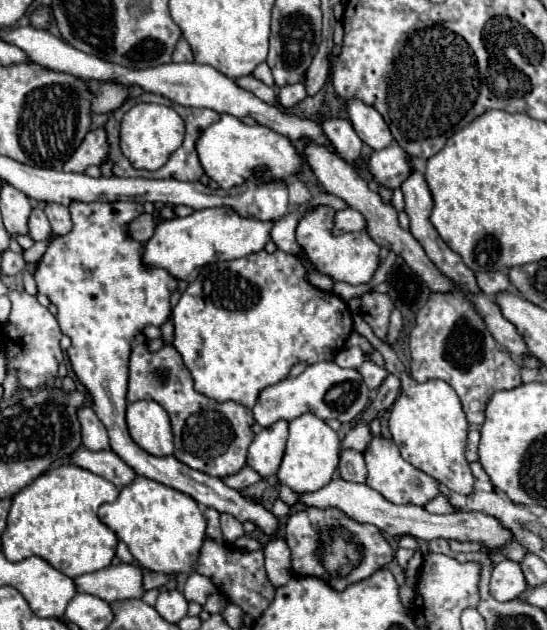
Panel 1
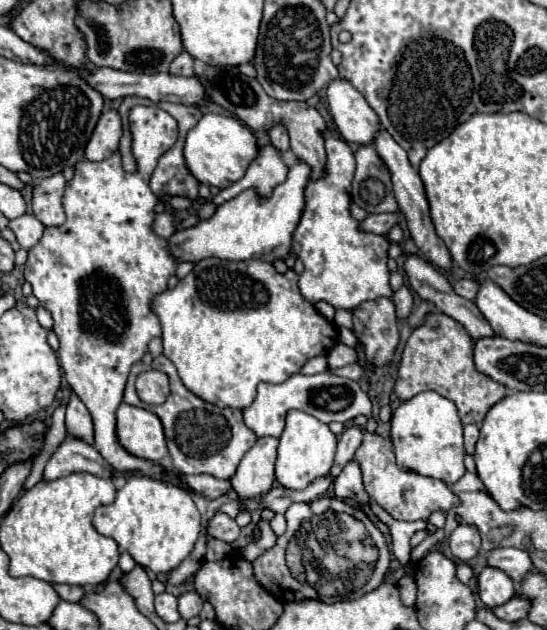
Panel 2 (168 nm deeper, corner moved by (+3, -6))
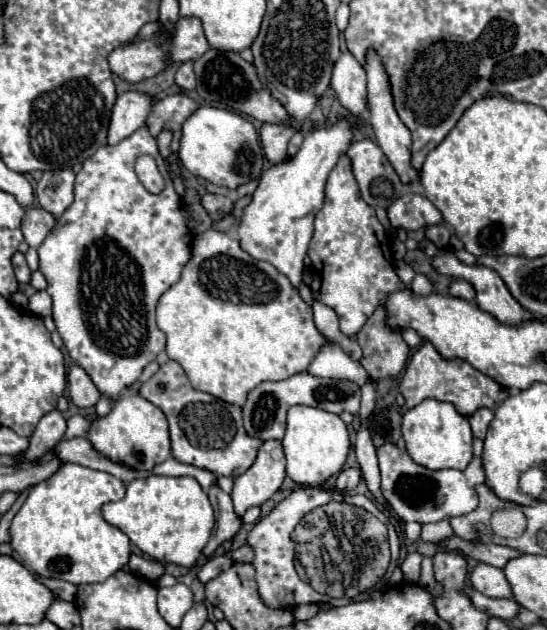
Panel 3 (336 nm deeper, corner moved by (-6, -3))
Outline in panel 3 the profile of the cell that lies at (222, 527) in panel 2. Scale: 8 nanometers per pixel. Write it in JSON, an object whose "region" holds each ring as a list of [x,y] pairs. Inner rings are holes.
{"region":[[[212,485],[208,489],[208,497],[210,497],[210,503],[214,507],[214,515],[216,515],[216,525],[212,529],[212,535],[210,535],[210,541],[204,549],[204,555],[210,557],[214,555],[214,551],[228,539],[234,537],[234,533],[240,529],[240,517],[234,513],[234,507],[232,507],[232,499],[228,493],[224,493],[218,485]]]}

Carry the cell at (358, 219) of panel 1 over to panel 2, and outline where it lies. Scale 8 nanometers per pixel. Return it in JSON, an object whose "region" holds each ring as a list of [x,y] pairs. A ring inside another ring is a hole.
{"region":[[[369,214],[361,224],[359,230],[371,232],[371,234],[387,234],[393,224],[397,222],[397,214]]]}

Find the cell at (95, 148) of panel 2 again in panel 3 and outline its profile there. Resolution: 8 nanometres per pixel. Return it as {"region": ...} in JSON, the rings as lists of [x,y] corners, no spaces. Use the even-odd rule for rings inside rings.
{"region":[[[142,91],[122,93],[112,109],[108,143],[116,145],[128,135],[132,135],[136,129],[140,129],[146,123],[150,107],[152,107],[152,97],[148,93]]]}

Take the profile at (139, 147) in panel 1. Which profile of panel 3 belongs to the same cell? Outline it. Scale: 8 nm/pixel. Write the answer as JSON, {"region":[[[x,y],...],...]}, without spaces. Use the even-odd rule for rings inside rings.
{"region":[[[140,127],[136,129],[130,137],[122,139],[120,143],[116,145],[102,145],[92,157],[88,157],[82,165],[82,171],[76,175],[76,185],[74,185],[74,201],[72,205],[64,211],[64,215],[58,217],[54,229],[48,233],[48,237],[44,239],[44,243],[38,247],[38,255],[40,255],[40,271],[42,275],[46,277],[48,281],[48,295],[52,297],[52,317],[54,317],[54,323],[56,323],[56,329],[60,333],[60,337],[64,339],[64,345],[72,357],[72,361],[76,361],[82,369],[86,369],[86,373],[90,375],[90,379],[94,381],[94,385],[98,387],[98,391],[102,395],[108,395],[110,399],[118,401],[120,393],[124,389],[128,389],[142,373],[142,369],[156,359],[156,355],[164,349],[166,345],[166,337],[164,333],[158,329],[156,325],[156,319],[154,319],[154,311],[156,311],[156,303],[160,299],[160,295],[172,287],[172,283],[176,283],[180,279],[180,273],[182,273],[182,267],[188,263],[190,259],[190,247],[192,247],[192,239],[194,239],[194,233],[190,231],[188,227],[188,221],[190,221],[190,215],[182,203],[182,199],[178,197],[178,193],[174,191],[174,185],[172,185],[172,179],[166,171],[166,165],[158,153],[158,147],[156,147],[156,139],[148,133],[148,127]],[[140,155],[152,155],[166,179],[166,189],[158,195],[152,195],[144,189],[144,185],[138,181],[136,173],[134,173],[134,163]]]}

